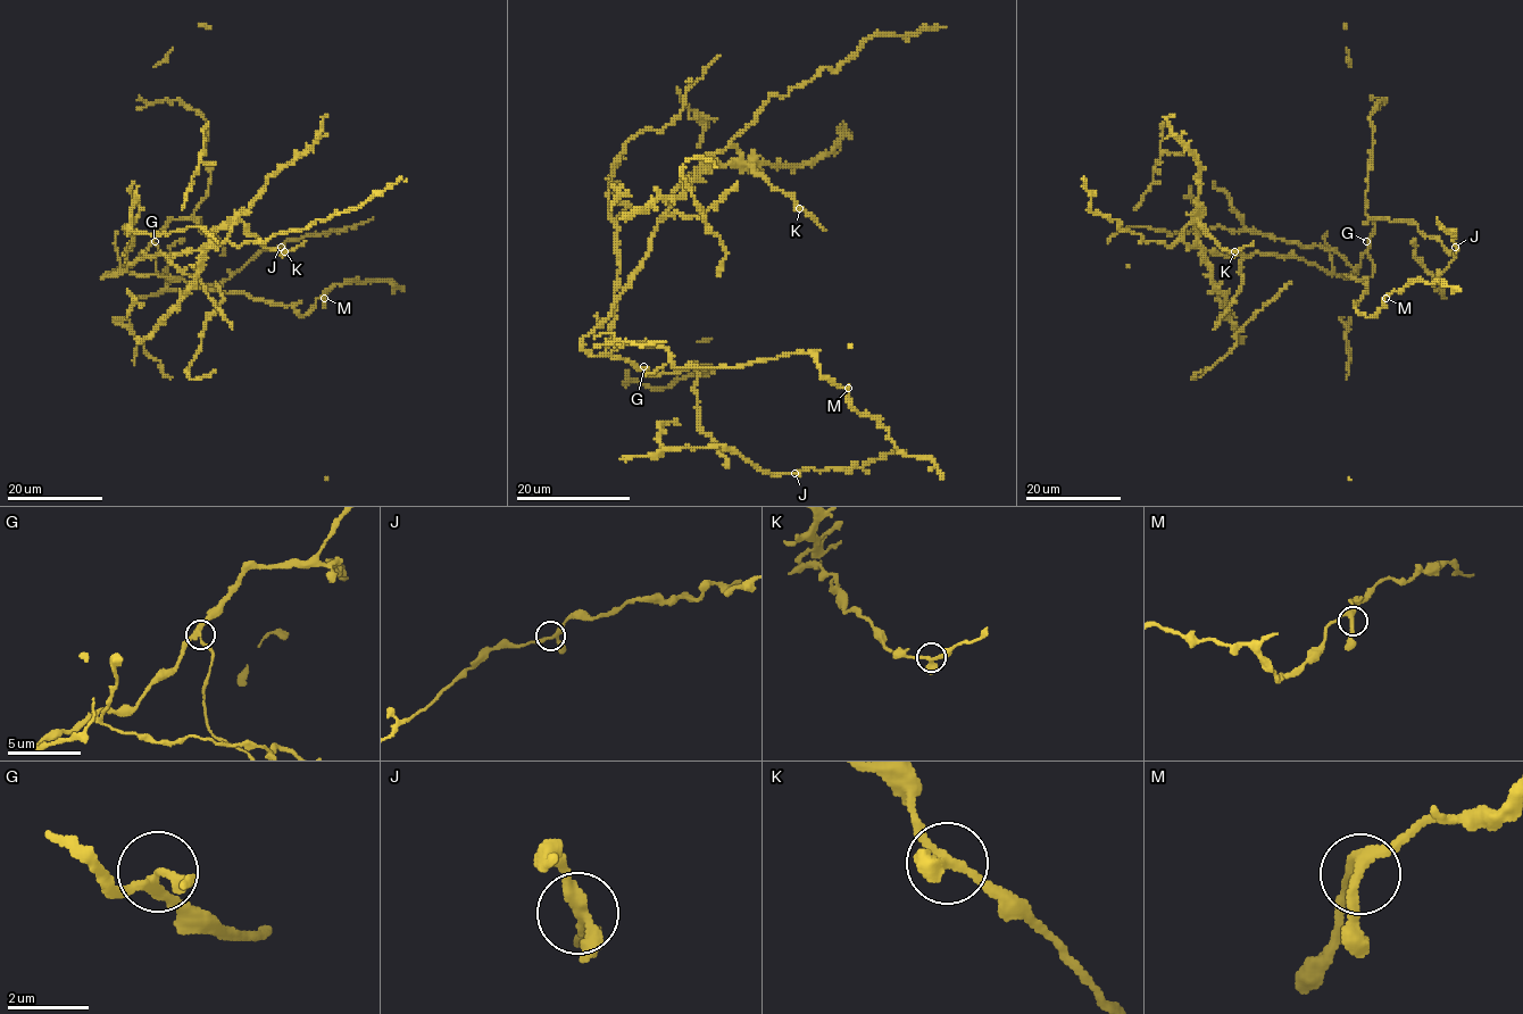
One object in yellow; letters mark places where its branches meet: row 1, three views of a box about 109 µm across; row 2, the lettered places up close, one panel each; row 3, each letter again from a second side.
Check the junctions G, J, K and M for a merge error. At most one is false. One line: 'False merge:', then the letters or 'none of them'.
False merge: G

